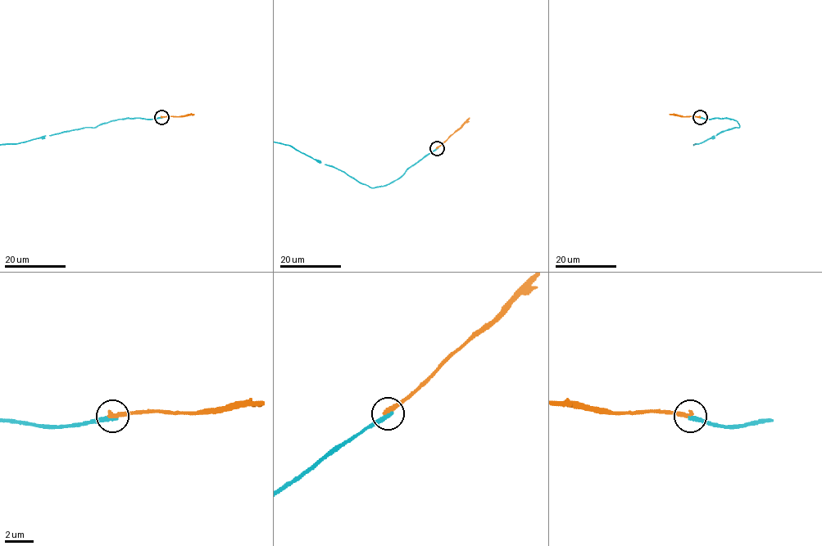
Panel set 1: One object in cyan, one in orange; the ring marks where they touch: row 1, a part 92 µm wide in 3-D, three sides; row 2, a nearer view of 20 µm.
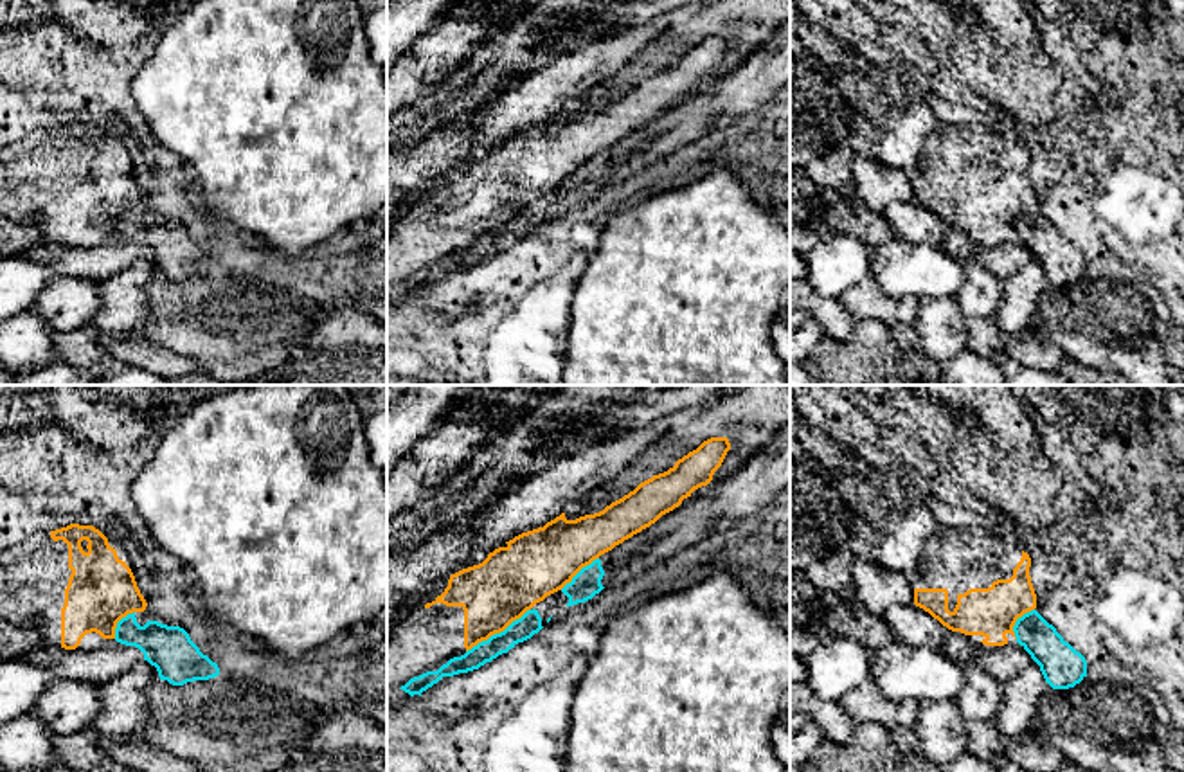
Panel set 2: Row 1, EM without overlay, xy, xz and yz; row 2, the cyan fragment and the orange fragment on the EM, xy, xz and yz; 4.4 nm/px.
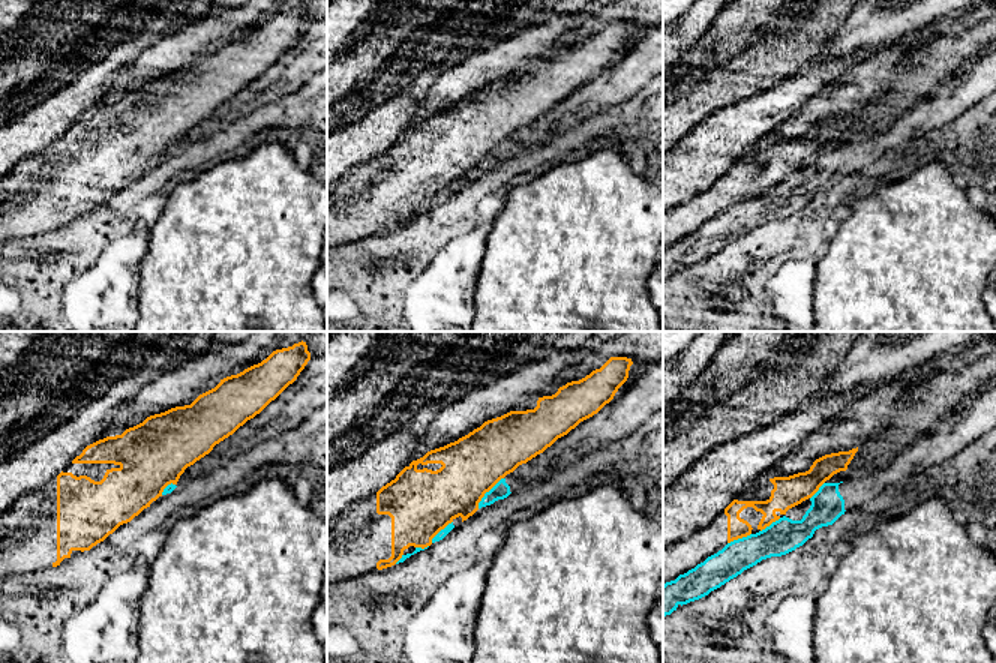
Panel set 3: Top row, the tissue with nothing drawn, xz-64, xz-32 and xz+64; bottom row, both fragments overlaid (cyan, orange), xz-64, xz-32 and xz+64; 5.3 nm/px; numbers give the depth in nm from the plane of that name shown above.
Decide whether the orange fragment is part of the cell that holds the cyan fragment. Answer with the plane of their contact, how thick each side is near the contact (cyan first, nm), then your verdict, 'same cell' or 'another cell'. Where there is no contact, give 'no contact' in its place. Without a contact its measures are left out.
xz | 100/300 nm | another cell

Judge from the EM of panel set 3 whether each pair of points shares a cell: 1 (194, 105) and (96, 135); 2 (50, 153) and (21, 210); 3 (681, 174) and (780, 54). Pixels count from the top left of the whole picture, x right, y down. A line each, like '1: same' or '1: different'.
1: same
2: same
3: different

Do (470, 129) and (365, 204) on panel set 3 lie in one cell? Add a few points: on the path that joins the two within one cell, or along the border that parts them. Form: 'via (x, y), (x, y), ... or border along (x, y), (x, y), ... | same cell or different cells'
via (444, 147), (407, 177), (390, 186) | same cell

